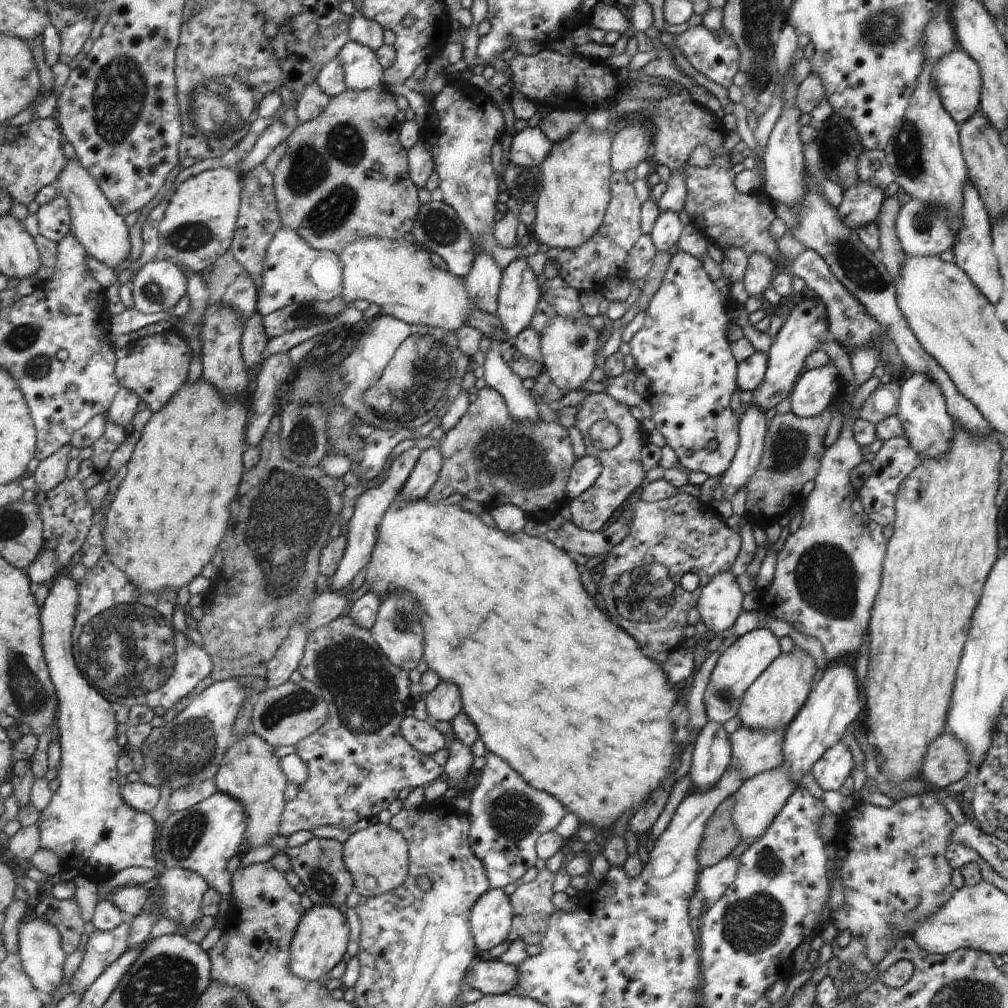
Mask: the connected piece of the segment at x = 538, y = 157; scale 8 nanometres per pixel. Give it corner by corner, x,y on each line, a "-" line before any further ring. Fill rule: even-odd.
532,122
513,137
509,160
519,167
541,167
554,147
555,142

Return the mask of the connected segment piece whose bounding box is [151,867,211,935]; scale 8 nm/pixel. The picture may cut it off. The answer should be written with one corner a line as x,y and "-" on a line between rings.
162,867
159,878
151,886
154,894
156,888
164,888
165,902
160,910
163,918
178,921
177,934
186,935
188,929
205,915
202,907
211,886
199,872
180,867

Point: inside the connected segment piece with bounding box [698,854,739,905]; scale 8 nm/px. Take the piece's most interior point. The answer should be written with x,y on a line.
714,880

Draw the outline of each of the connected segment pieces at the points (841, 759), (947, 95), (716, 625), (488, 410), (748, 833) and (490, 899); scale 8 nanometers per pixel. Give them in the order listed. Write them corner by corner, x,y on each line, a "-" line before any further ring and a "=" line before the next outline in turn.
842,742
835,743
812,766
812,776
818,782
817,792
838,791
853,773
854,759
849,748
=
956,46
948,54
942,55
935,63
933,77
935,88
939,92
942,106
947,113
956,121
958,126
963,125
979,110
982,79
978,63
970,58
964,49
=
731,571
714,576
701,590
697,608
707,630
716,634
734,626
742,610
742,590
736,584
736,576
=
487,385
479,391
478,399
470,407
468,414
466,414
466,416
462,419
462,422
460,422
460,424
458,424
458,426
452,432
449,432
441,442
441,450
443,451
445,458
443,464
444,467
441,472
439,483
436,484
428,496
428,500
431,503
441,503
444,500
448,500
450,496
454,496
454,494
458,494
459,492
467,498
481,502
483,505
488,506
490,509
495,509
496,507
500,507
502,505
519,506
522,508
522,510
524,510
524,512
527,512
530,518
534,518
536,521
543,521
544,523
548,523
550,520
552,520
552,517
559,514
560,509
569,502
570,477
573,474
574,465
576,465
580,460
578,456
574,454
574,444
572,444
570,432
568,432
567,428
560,423
542,421
541,423
532,426
523,423
517,418
514,418
506,397
501,393
501,391
496,390
494,387
=
786,763
744,781
745,784
734,794
733,823
737,830
741,832
741,838
752,844
766,832
770,823
778,816
778,813
781,812
782,807
798,786
791,777
790,767
=
492,889
478,901
473,910
473,933
480,951
507,942
513,932
517,914
513,898
506,889

